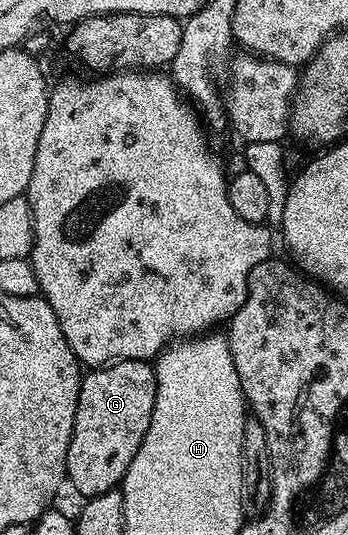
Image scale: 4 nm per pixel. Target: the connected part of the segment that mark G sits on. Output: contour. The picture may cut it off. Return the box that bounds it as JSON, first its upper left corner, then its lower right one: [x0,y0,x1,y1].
[66,360,155,498]

